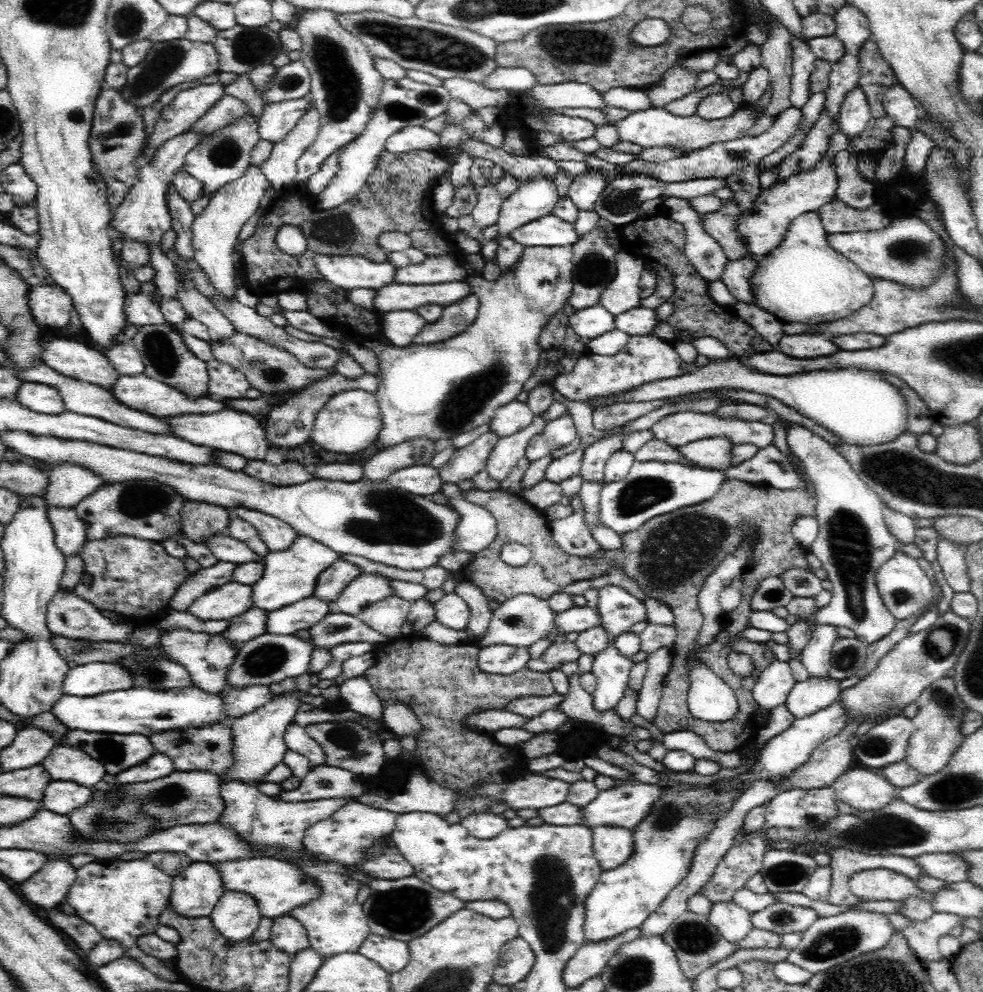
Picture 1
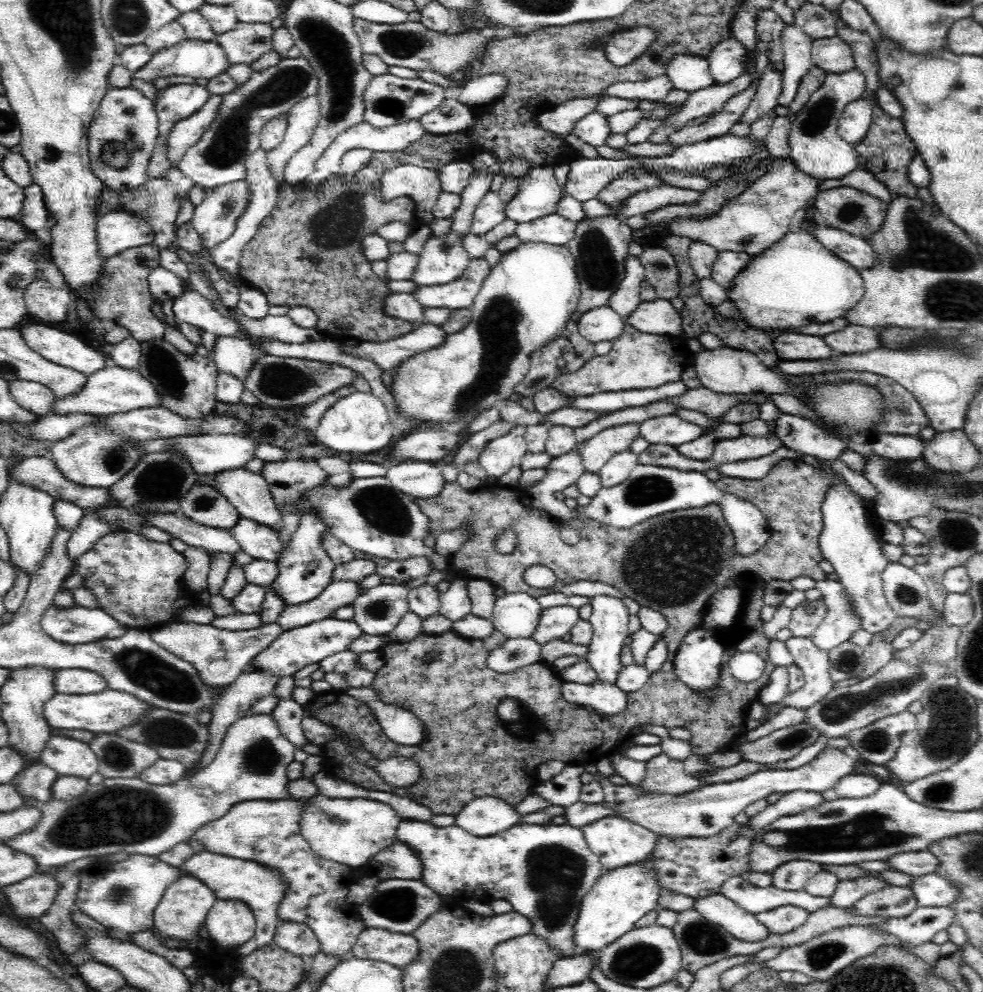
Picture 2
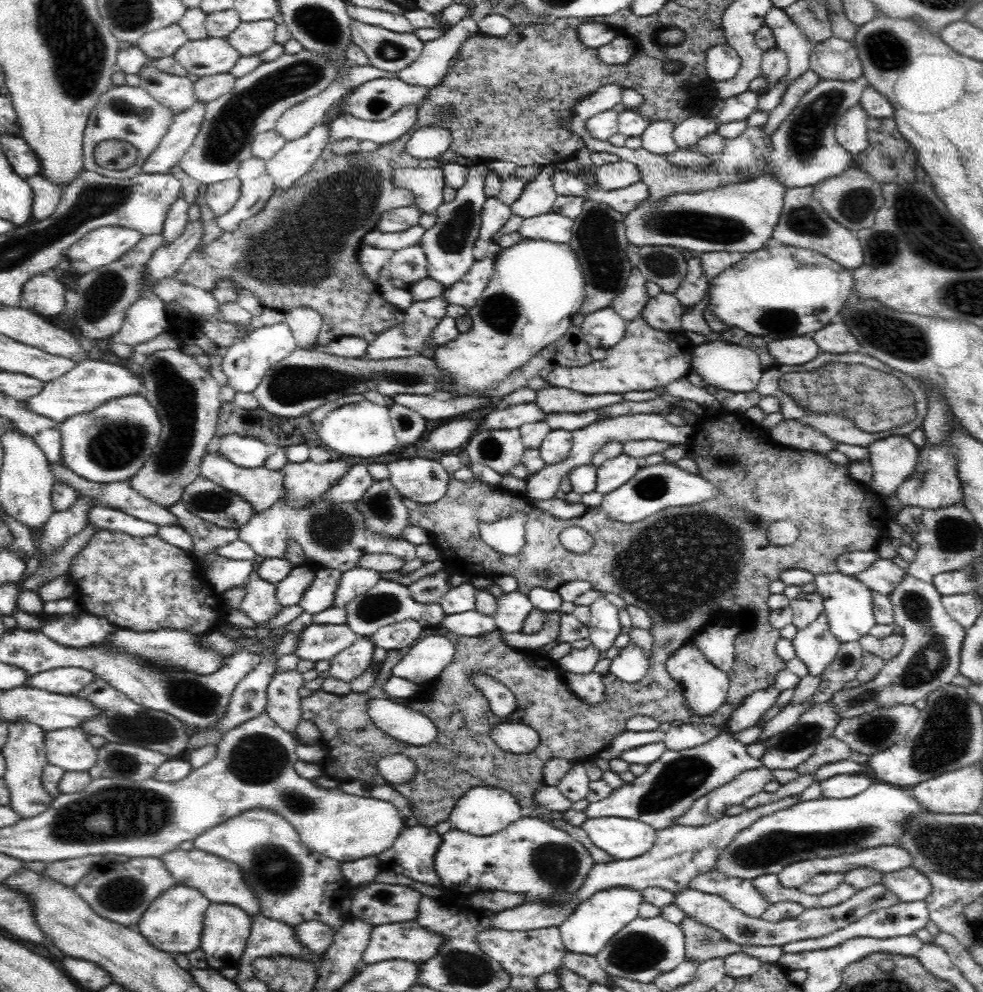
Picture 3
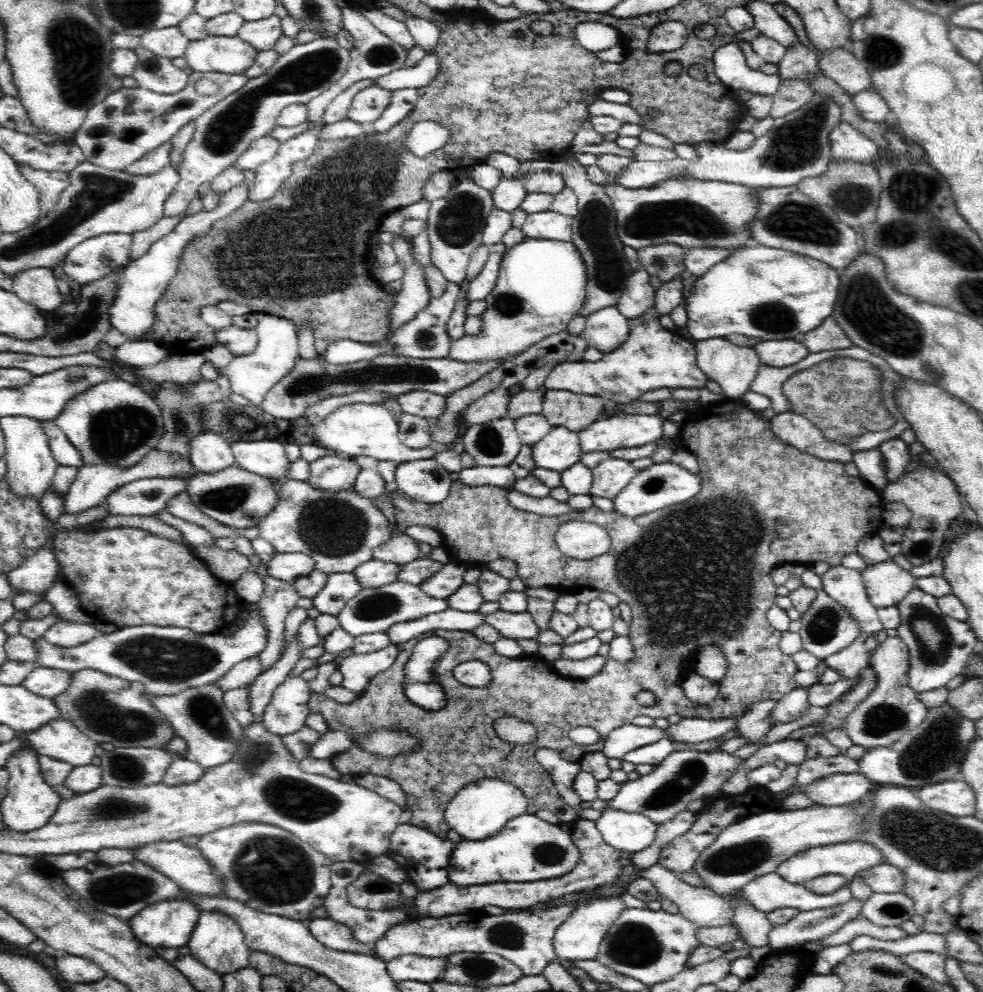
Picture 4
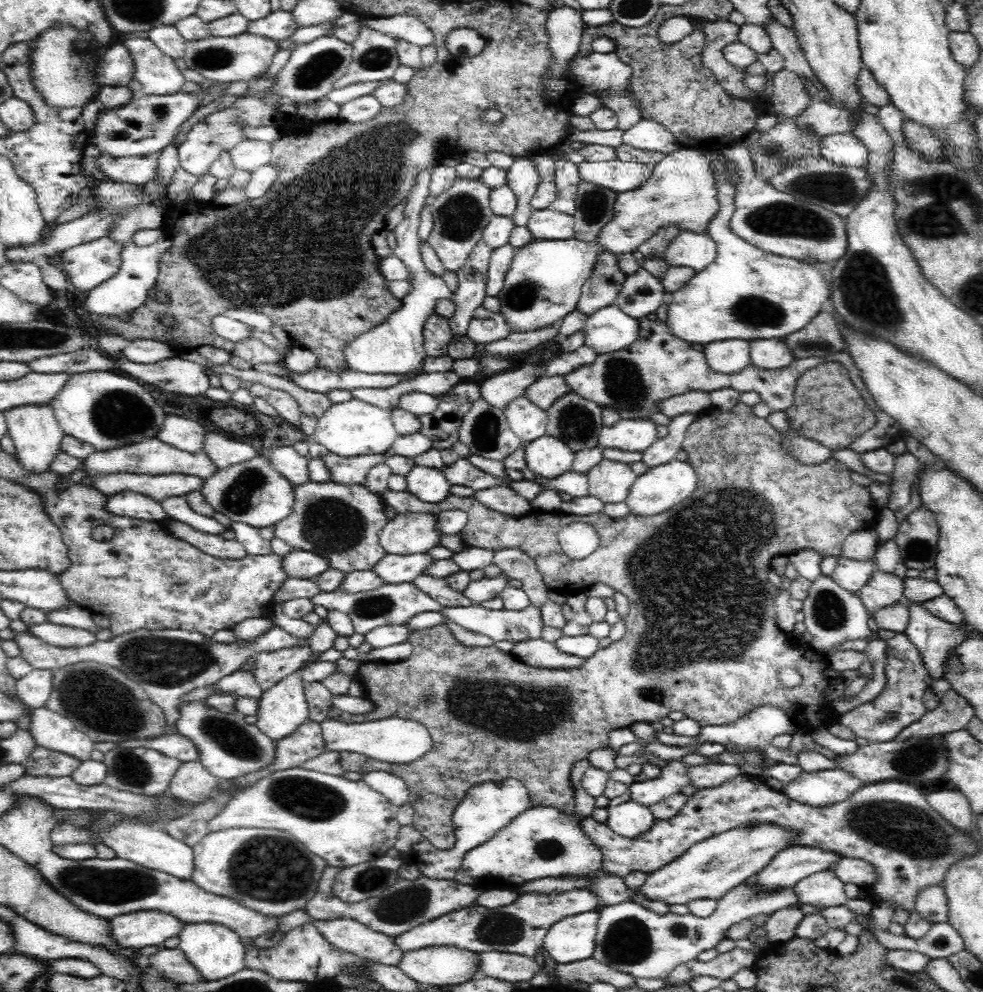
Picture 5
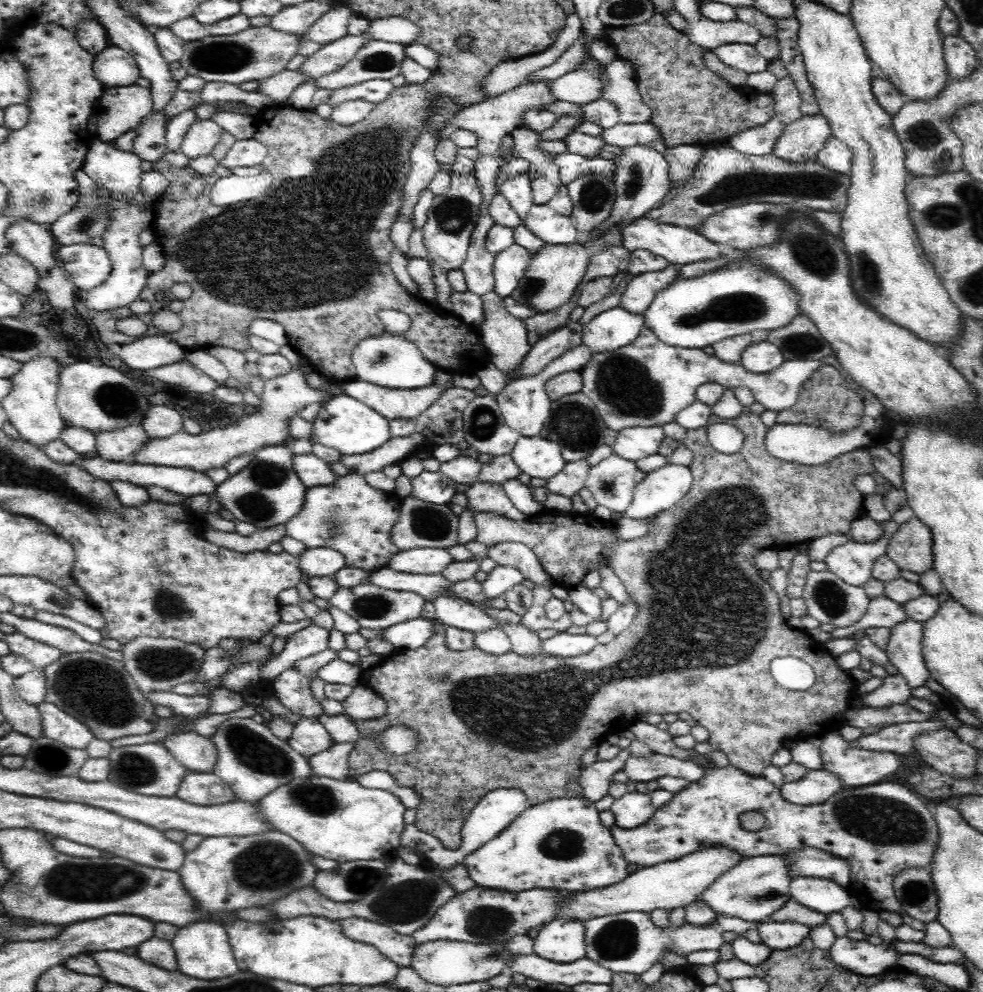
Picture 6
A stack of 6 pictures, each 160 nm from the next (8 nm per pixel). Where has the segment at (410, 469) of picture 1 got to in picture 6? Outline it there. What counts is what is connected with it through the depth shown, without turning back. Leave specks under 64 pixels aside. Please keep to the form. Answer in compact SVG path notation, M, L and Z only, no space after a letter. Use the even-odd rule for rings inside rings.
M423 470L416 478L411 479L414 498L435 504L446 505L456 494L456 483L444 476L439 470L428 472Z

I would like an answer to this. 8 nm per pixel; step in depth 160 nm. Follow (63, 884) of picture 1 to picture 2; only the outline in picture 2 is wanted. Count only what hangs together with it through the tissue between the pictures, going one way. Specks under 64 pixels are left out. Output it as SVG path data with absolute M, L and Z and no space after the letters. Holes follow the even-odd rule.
M40 872L2 887L2 894L12 906L12 915L22 920L42 916L54 903L60 885L55 873Z

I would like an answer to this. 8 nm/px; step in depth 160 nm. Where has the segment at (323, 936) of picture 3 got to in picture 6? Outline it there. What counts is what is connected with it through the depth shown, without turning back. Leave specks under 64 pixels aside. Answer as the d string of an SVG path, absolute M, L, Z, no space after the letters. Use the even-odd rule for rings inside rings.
M345 918L338 921L338 925L342 935L350 940L372 945L399 967L410 967L410 958L416 947L410 935L398 934L389 926L365 918Z

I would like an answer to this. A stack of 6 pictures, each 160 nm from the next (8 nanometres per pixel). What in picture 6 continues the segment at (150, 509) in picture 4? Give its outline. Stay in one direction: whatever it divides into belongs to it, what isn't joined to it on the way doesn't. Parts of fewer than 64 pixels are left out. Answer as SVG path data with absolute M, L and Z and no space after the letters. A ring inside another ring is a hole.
M82 455L80 456L80 459L82 469L94 475L97 479L104 480L110 484L114 481L124 481L144 488L148 488L149 486L160 486L160 488L166 488L166 490L170 490L170 492L178 492L178 494L182 494L182 496L188 498L196 496L196 494L212 495L214 493L214 488L216 488L216 484L213 483L204 473L186 467L116 463L102 460L98 458L98 456L94 458L85 458Z

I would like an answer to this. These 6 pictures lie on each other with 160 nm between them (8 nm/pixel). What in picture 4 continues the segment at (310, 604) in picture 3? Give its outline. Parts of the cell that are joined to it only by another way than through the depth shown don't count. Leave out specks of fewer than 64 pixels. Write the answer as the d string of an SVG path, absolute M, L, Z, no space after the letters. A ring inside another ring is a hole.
M338 572L327 575L322 590L312 599L318 612L337 616L345 602L360 592L360 585L352 573Z

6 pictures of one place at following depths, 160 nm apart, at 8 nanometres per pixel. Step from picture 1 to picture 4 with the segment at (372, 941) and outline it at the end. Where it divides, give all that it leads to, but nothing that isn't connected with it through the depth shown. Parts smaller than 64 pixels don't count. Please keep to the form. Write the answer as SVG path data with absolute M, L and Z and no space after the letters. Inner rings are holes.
M576 906L556 907L547 911L538 911L537 913L520 913L520 911L508 911L500 916L486 915L478 920L473 915L457 916L446 915L440 918L420 917L411 919L410 921L398 922L394 926L390 926L382 938L378 938L374 943L374 956L385 963L394 960L402 955L414 955L428 958L442 958L448 954L454 953L494 953L503 960L510 961L510 964L518 967L522 971L522 975L543 974L544 968L548 964L559 960L554 950L554 935L559 924L562 924L571 911Z

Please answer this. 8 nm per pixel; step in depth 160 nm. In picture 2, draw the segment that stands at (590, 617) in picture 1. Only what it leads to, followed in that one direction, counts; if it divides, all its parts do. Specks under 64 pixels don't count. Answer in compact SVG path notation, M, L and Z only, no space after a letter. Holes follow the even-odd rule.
M567 604L547 608L541 612L537 629L532 637L540 646L554 639L562 639L580 619L579 608Z

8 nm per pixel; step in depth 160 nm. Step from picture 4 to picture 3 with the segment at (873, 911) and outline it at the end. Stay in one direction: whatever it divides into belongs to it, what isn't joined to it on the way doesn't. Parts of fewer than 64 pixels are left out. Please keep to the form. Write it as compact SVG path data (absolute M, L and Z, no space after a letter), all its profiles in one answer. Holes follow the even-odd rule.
M924 901L901 902L893 907L875 910L870 914L866 914L864 918L860 918L860 920L856 920L856 922L848 924L846 928L834 930L834 932L830 932L830 934L826 934L826 936L796 940L796 942L788 942L788 944L783 944L781 947L786 954L792 954L792 952L803 953L806 952L806 950L824 950L826 948L830 948L830 946L838 946L840 942L844 942L849 938L870 937L882 940L901 936L912 936L916 931L926 928L927 922L930 920L931 918L928 905Z

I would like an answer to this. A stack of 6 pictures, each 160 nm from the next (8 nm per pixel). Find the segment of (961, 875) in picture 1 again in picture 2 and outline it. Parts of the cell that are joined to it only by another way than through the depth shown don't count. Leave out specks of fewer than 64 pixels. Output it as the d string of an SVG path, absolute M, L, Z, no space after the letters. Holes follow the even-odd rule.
M928 850L898 854L887 862L892 869L914 877L936 874L942 868L942 863Z

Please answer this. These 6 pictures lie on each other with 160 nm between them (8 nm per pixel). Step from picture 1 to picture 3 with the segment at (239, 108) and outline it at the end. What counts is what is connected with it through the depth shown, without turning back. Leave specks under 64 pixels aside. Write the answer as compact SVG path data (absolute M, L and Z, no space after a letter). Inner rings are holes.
M196 101L188 110L173 116L168 132L143 164L144 173L166 174L179 164L201 129L207 104Z

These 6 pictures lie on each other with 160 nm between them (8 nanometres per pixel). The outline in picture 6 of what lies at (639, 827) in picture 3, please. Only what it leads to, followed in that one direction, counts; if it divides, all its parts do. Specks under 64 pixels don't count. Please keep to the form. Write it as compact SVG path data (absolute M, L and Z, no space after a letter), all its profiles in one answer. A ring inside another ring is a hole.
M637 791L631 794L625 793L622 798L616 799L611 806L616 819L615 826L630 830L648 822L655 811L651 799L651 794L641 794Z

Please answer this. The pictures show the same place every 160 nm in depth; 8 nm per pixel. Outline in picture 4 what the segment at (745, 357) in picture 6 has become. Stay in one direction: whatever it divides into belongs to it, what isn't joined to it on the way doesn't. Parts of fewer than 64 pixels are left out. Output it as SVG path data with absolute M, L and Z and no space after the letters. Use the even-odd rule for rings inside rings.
M768 339L753 346L762 365L783 368L800 362L810 353L801 339Z

